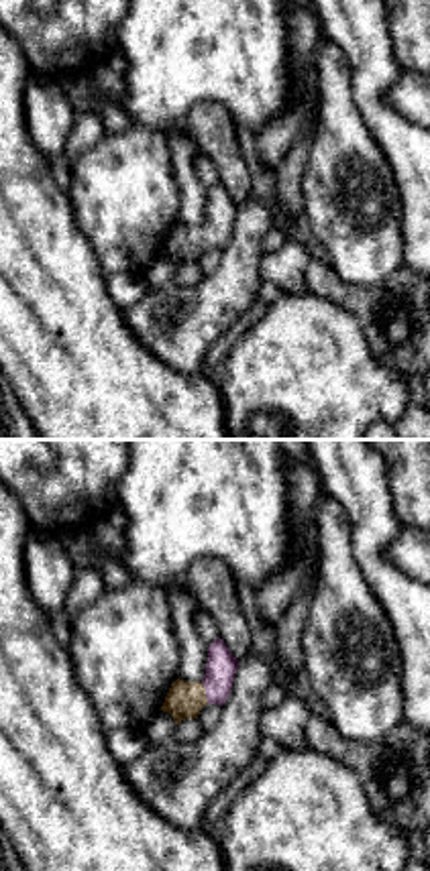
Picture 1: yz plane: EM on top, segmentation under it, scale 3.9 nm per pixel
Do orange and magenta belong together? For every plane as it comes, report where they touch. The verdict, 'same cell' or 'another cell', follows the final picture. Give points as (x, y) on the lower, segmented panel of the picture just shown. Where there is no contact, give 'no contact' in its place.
meets orange at (204, 692)

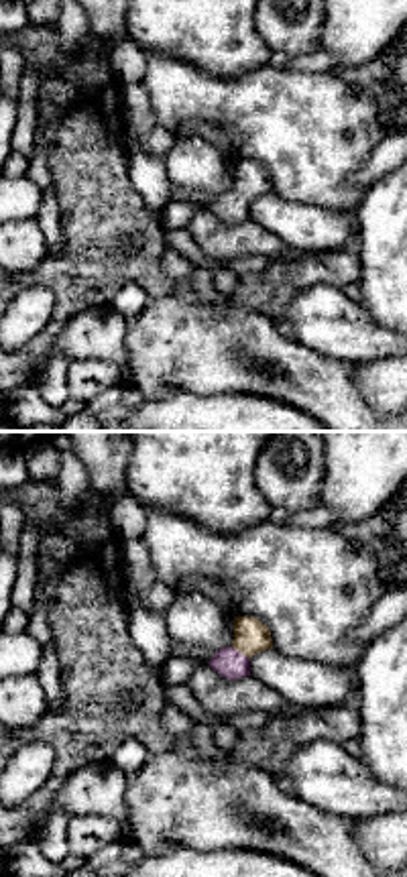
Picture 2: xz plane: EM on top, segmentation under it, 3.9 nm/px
meets orange at (241, 652)

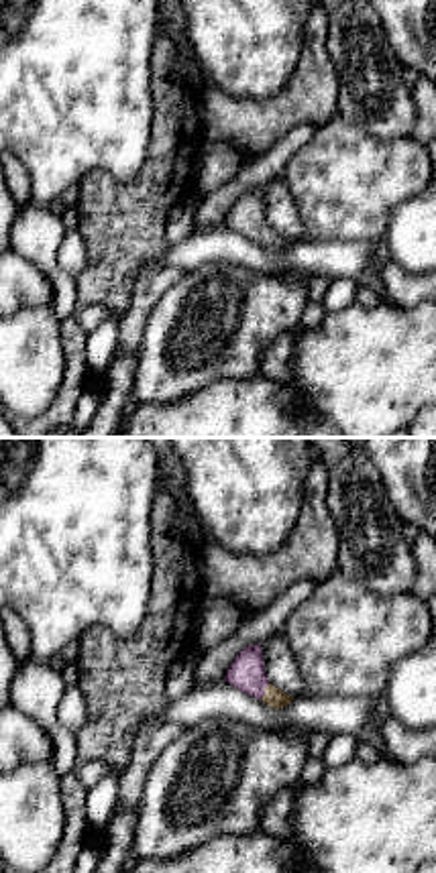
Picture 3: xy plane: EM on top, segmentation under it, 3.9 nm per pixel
meets orange at (265, 692)

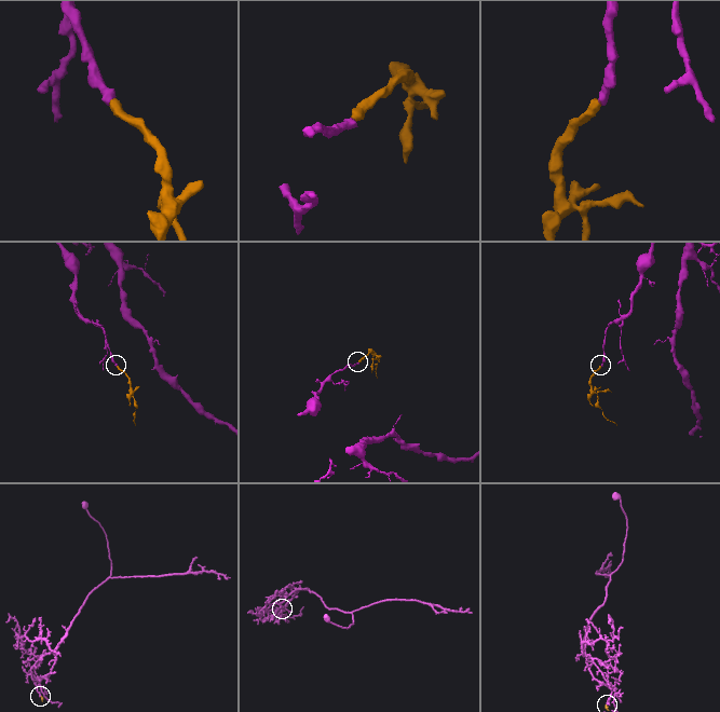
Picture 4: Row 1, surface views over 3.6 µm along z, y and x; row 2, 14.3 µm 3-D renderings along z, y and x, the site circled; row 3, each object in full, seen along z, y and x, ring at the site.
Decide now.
same cell

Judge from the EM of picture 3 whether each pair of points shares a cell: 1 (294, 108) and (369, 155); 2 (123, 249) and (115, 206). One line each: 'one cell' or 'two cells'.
1: two cells
2: one cell

